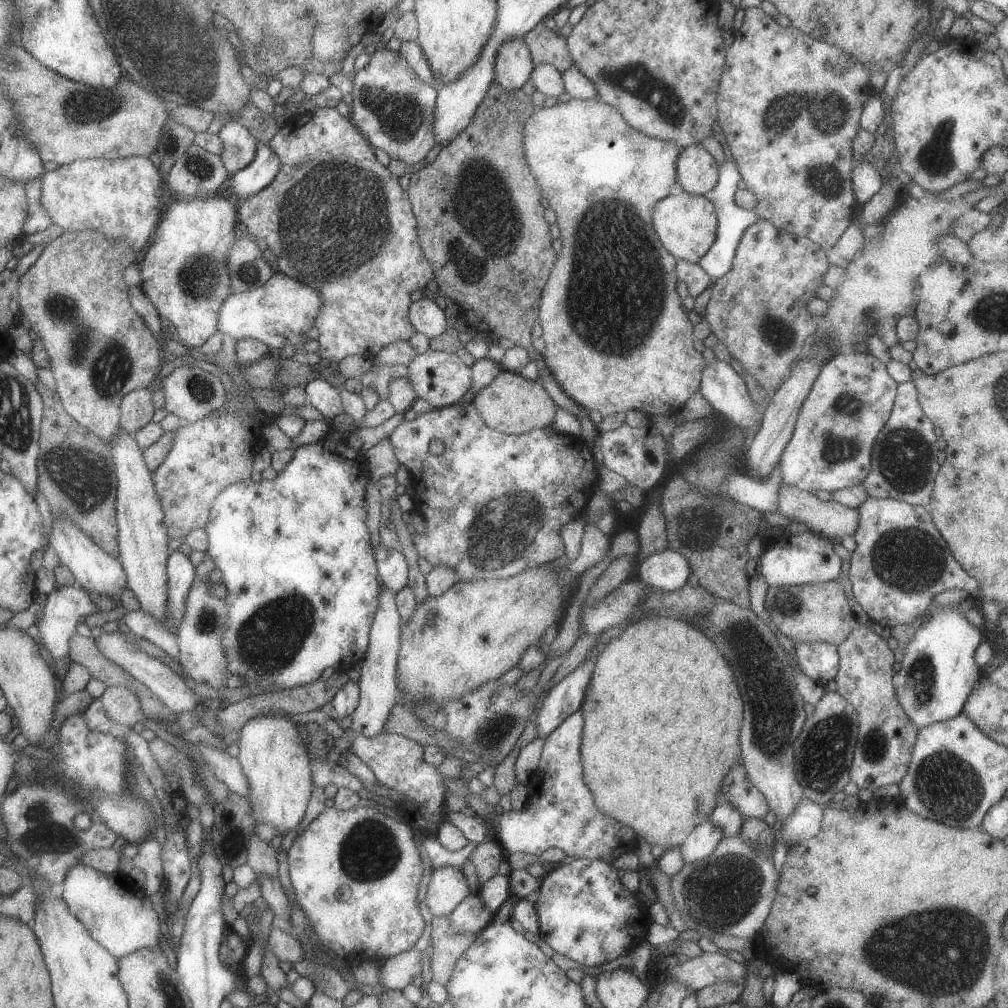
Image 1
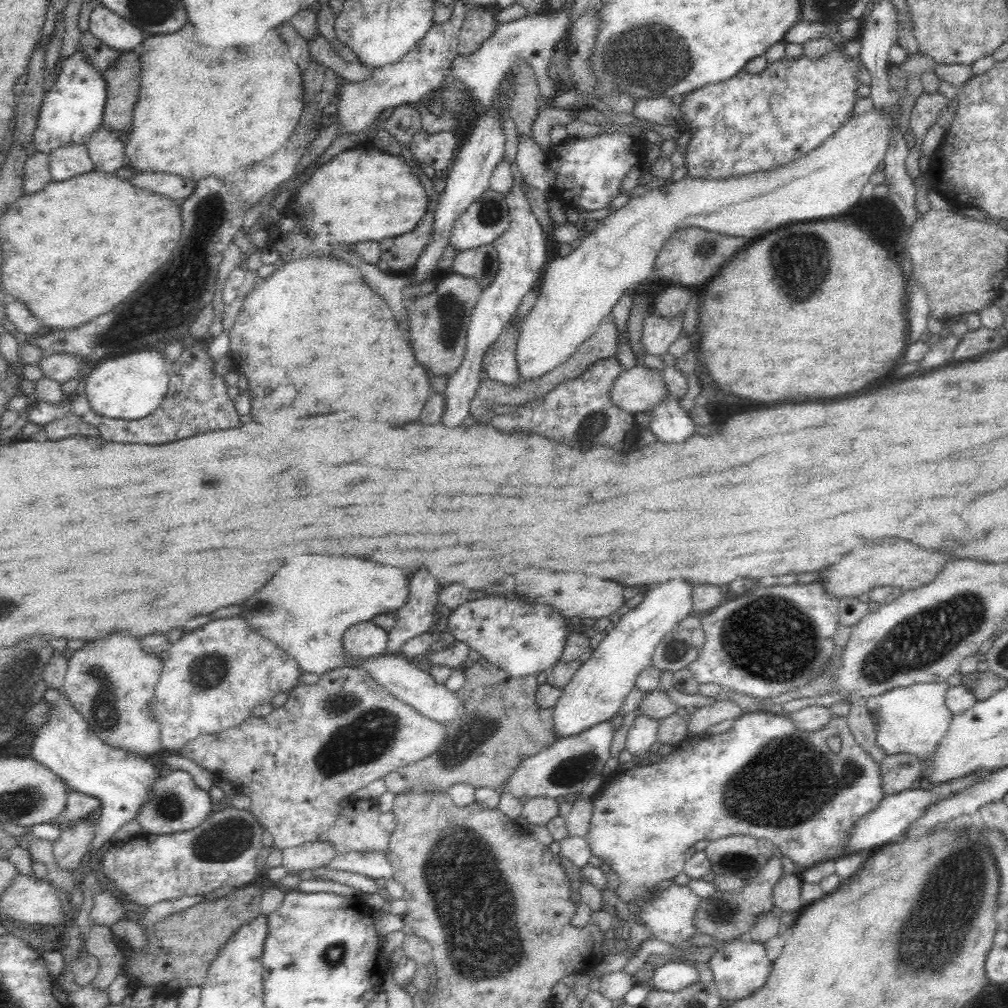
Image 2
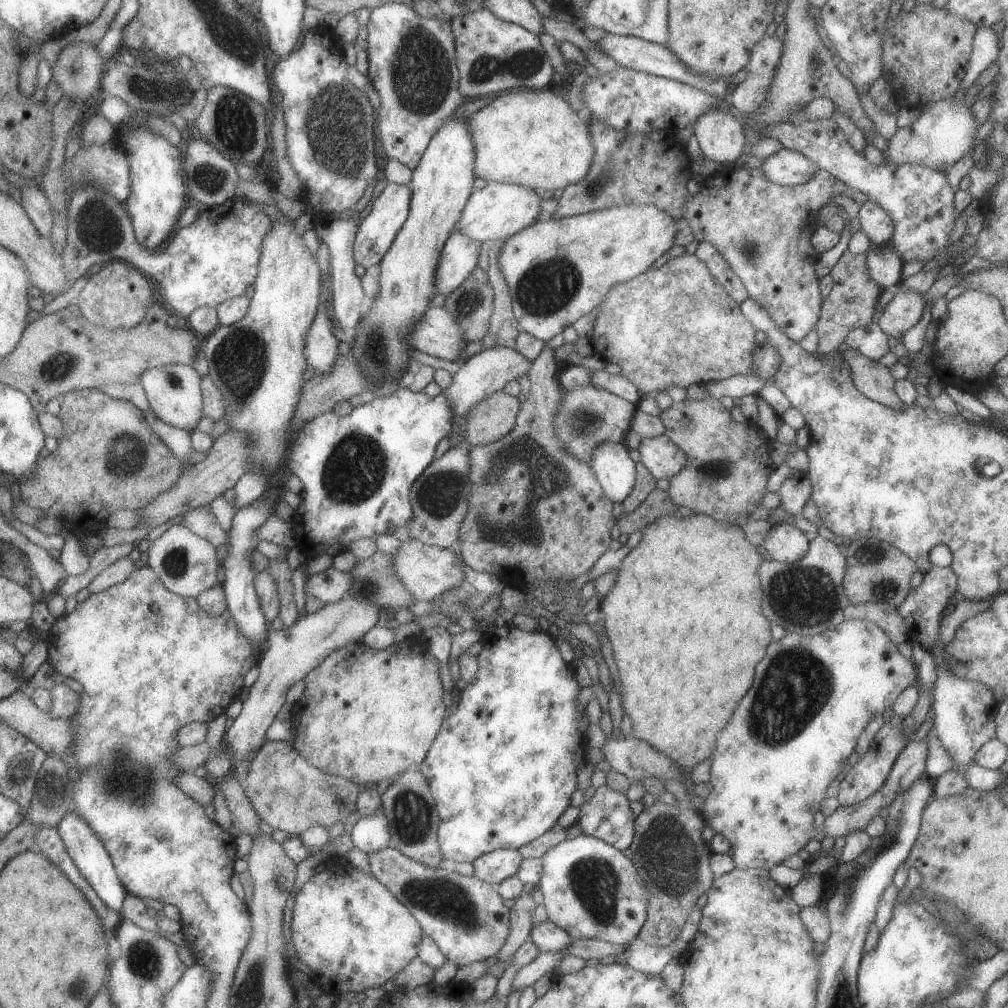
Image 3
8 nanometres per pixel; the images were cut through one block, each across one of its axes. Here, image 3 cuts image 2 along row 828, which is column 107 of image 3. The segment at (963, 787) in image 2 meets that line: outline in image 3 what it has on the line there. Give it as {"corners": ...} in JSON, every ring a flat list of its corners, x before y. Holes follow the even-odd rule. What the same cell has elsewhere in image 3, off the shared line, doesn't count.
{"corners":[[71,809,59,820,56,827,59,838,65,846,66,852,69,854,75,867,85,881,91,886,91,889,97,894,97,898,115,914,121,914,122,903,126,896,125,888,119,882,115,870,112,866,111,858,107,855,103,848,103,844,95,838,93,830,87,826,87,822,83,822,83,818,79,818]]}

